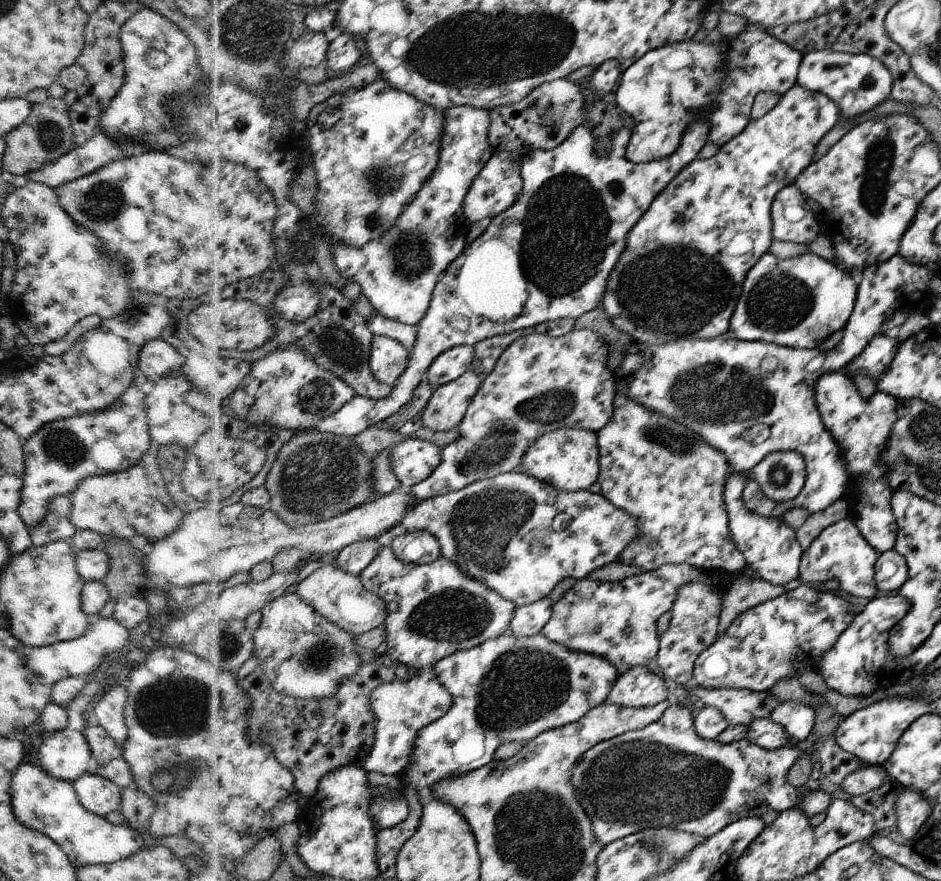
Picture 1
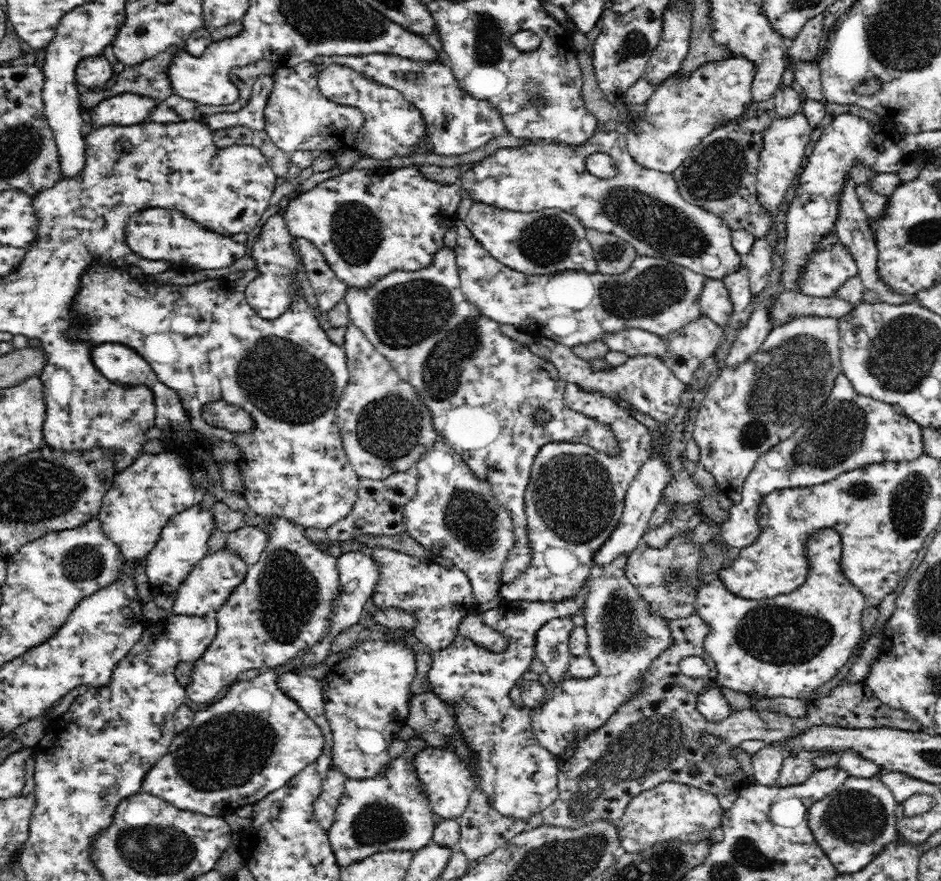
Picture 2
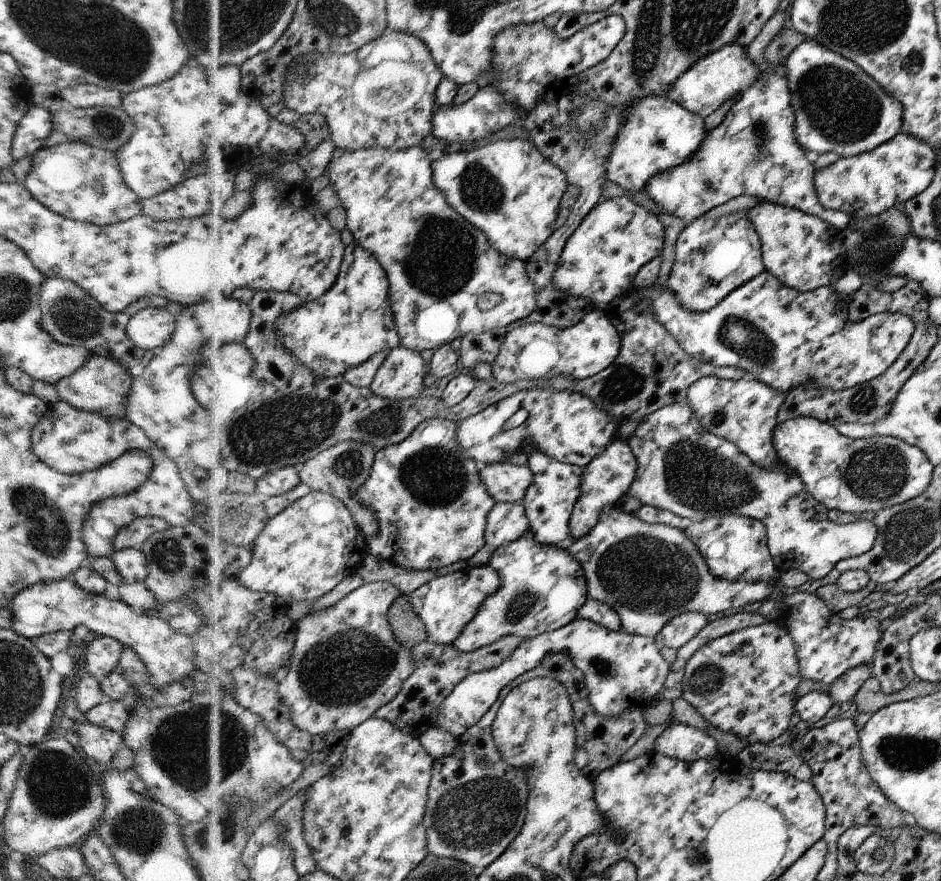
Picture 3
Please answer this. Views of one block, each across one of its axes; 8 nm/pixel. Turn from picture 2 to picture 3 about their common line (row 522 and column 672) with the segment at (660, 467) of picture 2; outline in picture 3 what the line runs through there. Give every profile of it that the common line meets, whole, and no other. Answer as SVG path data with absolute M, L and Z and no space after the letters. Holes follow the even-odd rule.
M688 611L674 617L654 637L660 647L678 650L707 625L708 616L698 611Z

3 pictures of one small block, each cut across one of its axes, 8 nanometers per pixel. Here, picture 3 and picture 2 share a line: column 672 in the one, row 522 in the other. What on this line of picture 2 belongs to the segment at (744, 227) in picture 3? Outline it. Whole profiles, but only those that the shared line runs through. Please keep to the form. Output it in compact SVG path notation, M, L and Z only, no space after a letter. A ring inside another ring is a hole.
M266 515L265 523L262 523L261 526L258 525L258 527L261 527L262 530L268 531L269 544L266 545L265 549L261 552L261 557L258 559L258 562L249 566L245 576L245 581L238 586L233 596L229 598L229 601L226 602L220 610L213 614L217 621L217 636L213 640L213 644L208 650L206 650L205 654L202 654L202 658L198 658L198 661L194 662L191 681L185 685L185 690L189 693L190 700L192 700L192 702L196 702L196 704L204 704L204 702L210 704L211 700L216 696L216 694L218 694L221 688L237 681L237 676L241 672L252 669L268 670L272 667L282 666L282 664L286 664L290 662L290 660L294 660L300 652L306 651L307 648L318 643L318 640L322 638L323 634L327 631L328 619L331 618L332 614L332 600L334 600L334 598L336 598L336 594L340 592L337 558L332 558L330 556L326 556L326 553L319 552L318 548L315 548L314 545L310 544L310 541L306 540L304 531L302 531L303 526L291 524L291 522L286 520L284 517Z

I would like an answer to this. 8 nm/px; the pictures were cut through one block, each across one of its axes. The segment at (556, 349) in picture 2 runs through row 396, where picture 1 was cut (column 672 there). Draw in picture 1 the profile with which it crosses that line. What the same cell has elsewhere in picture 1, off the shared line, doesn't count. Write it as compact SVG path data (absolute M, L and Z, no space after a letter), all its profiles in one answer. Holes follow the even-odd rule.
M704 581L681 586L681 592L677 594L677 601L674 601L673 609L670 611L672 614L670 627L662 634L661 649L657 658L664 677L684 685L691 683L697 658L713 644L718 636L717 626L721 608L721 596L717 595Z

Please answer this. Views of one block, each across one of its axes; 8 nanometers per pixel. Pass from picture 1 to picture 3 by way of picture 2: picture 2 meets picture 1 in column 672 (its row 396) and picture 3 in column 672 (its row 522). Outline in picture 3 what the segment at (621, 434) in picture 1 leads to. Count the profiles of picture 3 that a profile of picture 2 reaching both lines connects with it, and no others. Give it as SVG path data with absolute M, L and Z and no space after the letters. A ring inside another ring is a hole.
M642 505L634 514L647 523L664 523L685 531L689 539L697 545L701 555L715 577L725 581L766 581L779 580L780 574L768 547L768 530L765 523L742 515L712 517L701 521L682 518L673 511L665 511L652 505Z

